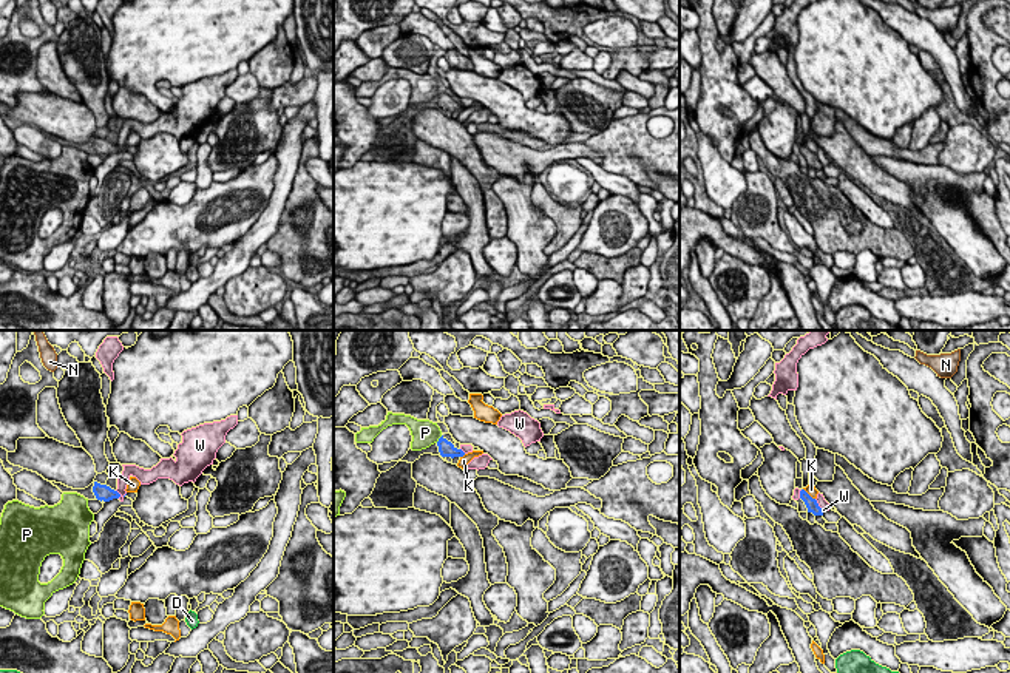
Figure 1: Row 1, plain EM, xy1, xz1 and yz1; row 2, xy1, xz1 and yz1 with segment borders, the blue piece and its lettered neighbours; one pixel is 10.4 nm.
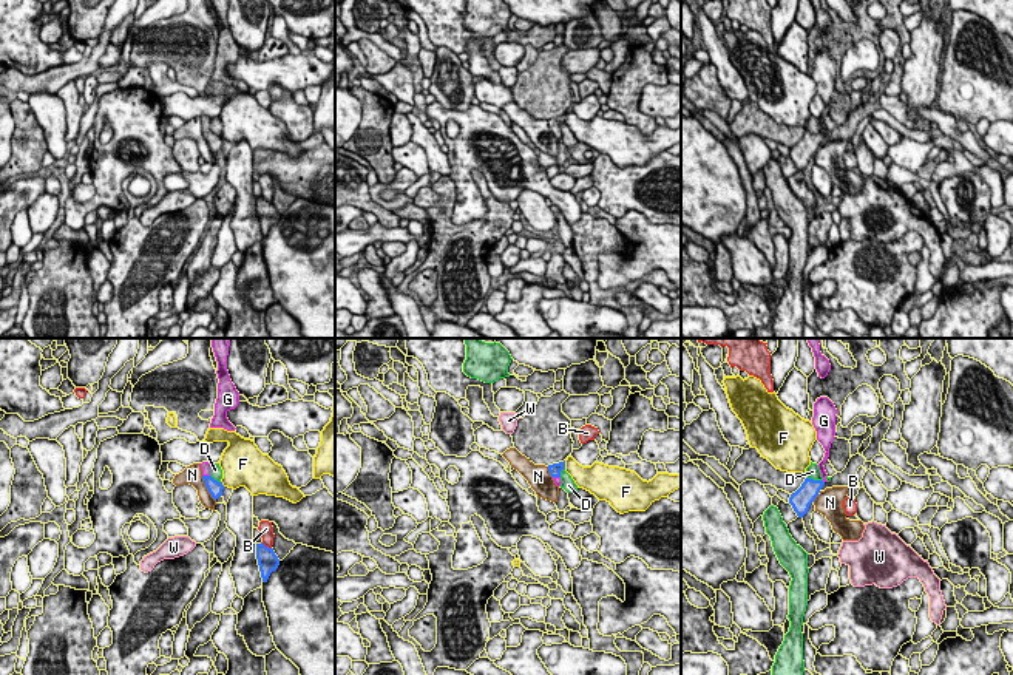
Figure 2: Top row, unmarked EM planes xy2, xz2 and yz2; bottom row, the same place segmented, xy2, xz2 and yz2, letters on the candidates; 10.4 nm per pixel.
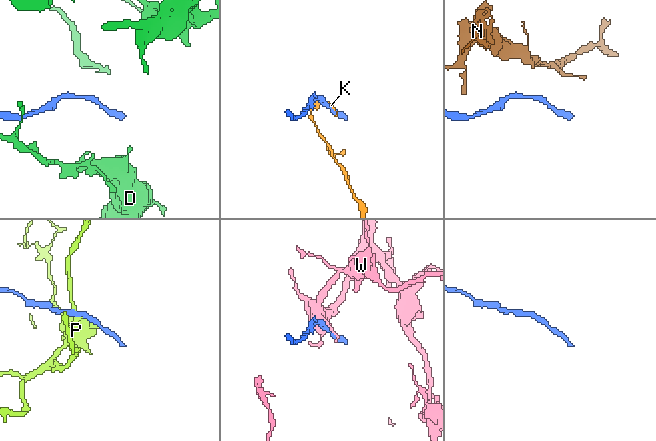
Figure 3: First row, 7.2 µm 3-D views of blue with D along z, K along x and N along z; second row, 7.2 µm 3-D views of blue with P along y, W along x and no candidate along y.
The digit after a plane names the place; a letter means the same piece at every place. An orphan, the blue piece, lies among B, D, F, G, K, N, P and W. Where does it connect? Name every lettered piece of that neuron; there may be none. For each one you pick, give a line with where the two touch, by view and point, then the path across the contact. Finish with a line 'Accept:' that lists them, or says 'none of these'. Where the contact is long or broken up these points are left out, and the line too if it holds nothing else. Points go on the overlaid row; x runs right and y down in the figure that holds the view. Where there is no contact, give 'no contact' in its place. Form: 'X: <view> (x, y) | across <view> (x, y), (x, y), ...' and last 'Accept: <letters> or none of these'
G: xy2 (206, 476) | across xy2 (215, 488), (206, 476), (206, 467)
Accept: G

